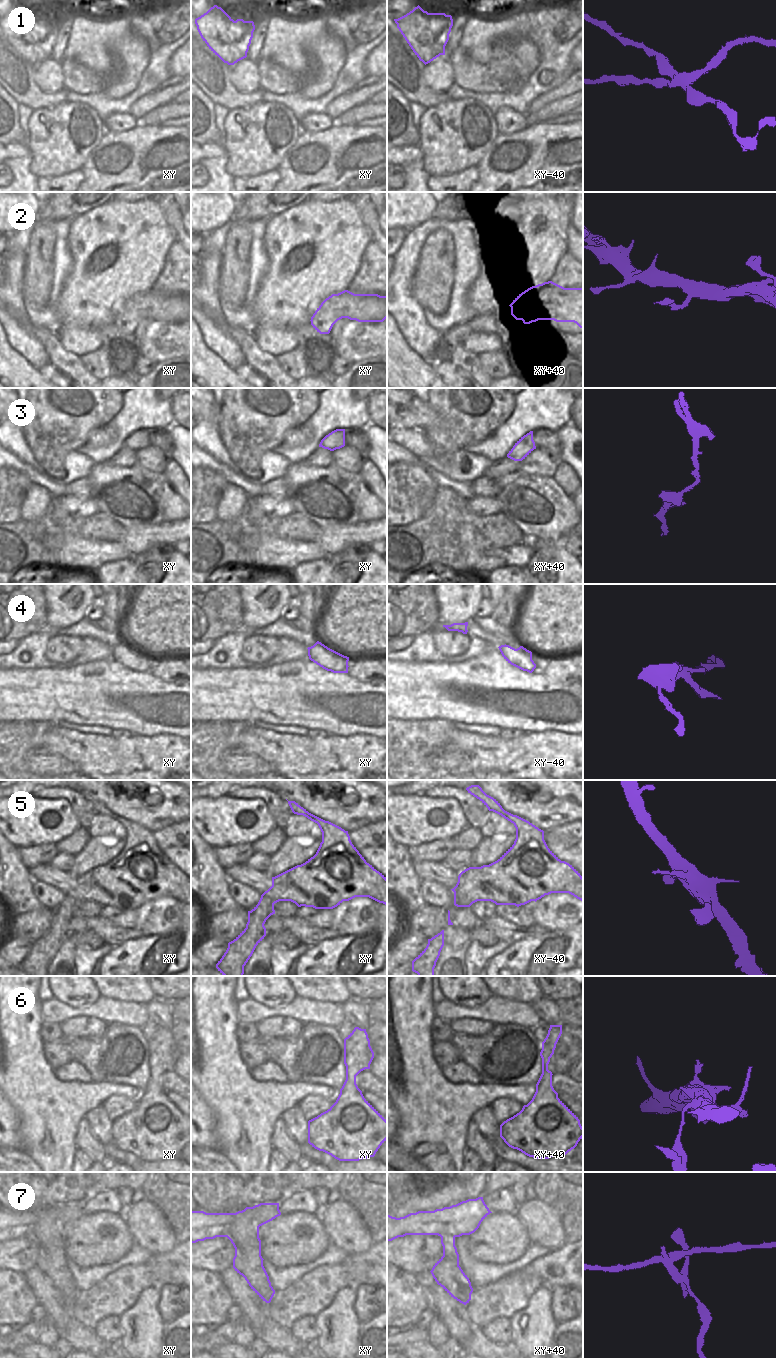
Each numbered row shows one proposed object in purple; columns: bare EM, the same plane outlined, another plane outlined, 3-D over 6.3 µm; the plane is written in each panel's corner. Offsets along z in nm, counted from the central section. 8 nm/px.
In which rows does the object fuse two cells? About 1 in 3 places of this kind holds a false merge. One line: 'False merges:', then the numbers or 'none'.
False merges: 1, 7

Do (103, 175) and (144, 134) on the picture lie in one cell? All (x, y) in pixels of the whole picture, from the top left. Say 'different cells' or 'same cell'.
same cell

